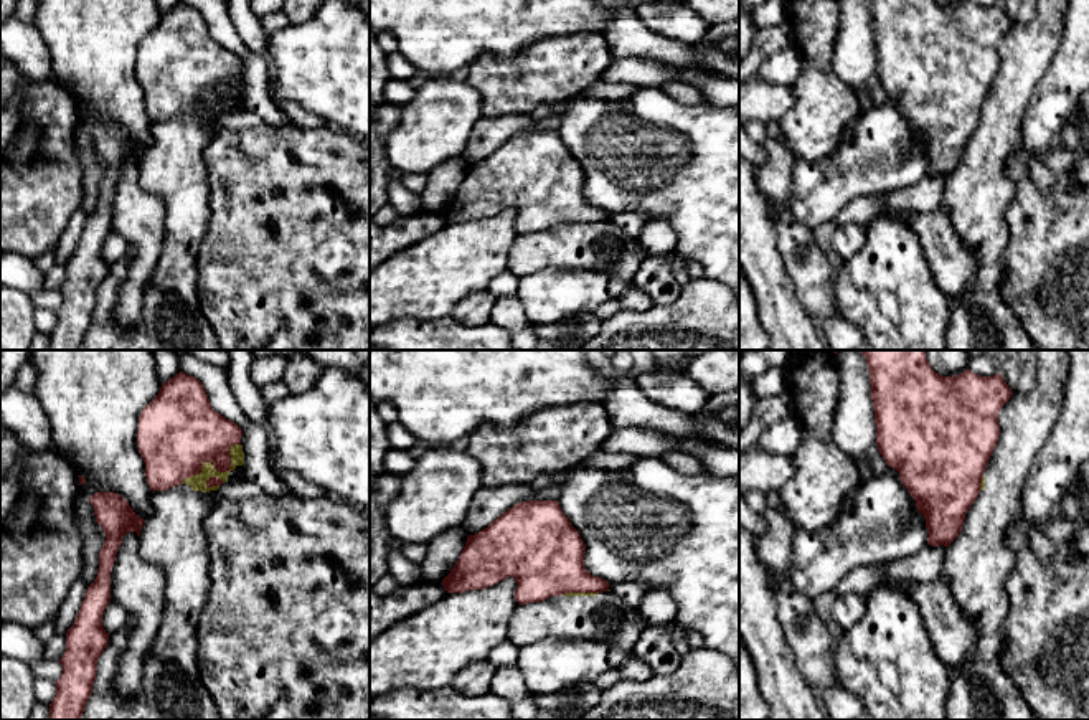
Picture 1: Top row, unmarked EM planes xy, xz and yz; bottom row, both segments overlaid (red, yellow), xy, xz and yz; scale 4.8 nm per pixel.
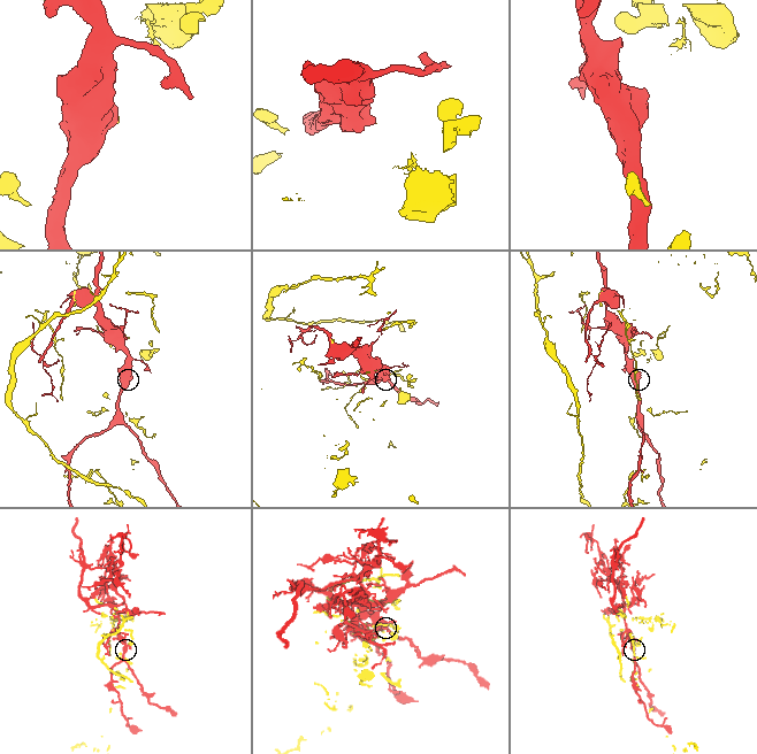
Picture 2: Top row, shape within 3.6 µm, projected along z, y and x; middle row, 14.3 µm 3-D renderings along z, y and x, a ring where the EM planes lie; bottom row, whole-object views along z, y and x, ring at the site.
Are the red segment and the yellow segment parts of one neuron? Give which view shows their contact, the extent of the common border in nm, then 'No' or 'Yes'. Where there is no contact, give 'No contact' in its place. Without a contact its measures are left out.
Touches red in xy. Shared border 360 nm. No

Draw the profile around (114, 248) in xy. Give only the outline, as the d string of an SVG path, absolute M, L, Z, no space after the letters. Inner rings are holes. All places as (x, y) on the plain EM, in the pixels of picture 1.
M109 233L102 244L102 258L107 264L114 264L122 259L129 251L127 241L117 234Z

